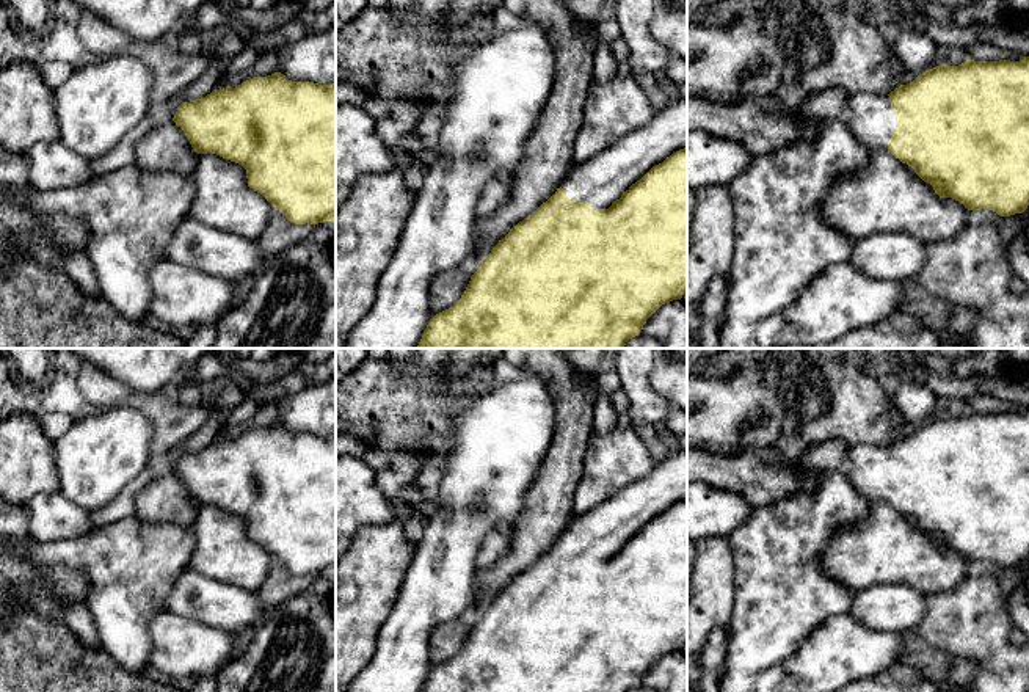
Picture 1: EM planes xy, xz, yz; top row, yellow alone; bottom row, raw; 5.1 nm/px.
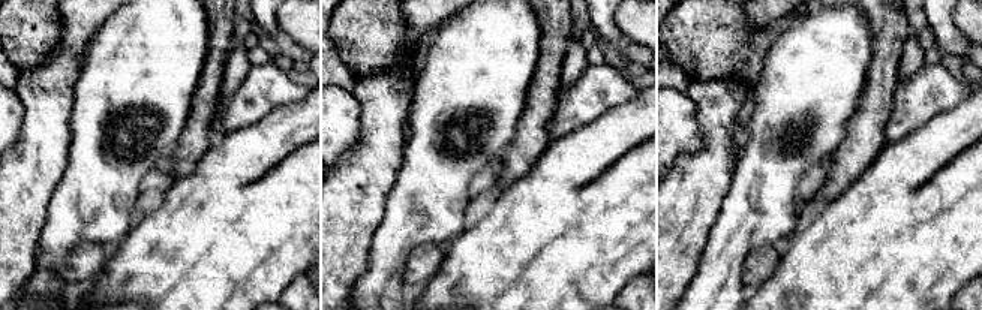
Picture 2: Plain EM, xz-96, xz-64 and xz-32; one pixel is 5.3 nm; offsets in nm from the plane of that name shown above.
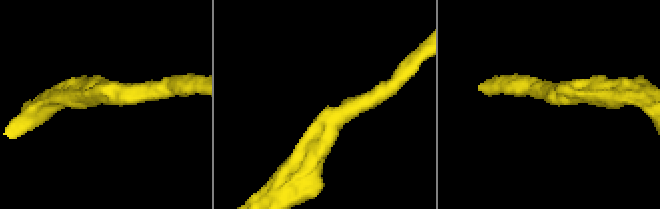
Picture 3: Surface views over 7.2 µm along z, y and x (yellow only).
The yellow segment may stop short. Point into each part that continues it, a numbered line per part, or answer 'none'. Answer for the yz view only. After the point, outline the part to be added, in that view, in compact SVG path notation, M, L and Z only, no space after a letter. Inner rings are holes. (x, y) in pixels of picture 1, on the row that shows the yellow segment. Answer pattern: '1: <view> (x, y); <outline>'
1: yz (869, 116); M861 93L845 102L844 121L867 149L888 151L896 116L888 94Z

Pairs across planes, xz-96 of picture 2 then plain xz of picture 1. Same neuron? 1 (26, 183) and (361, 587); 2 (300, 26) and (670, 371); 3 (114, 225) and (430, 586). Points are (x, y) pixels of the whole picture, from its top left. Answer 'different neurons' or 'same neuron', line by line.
1: same neuron
2: same neuron
3: same neuron

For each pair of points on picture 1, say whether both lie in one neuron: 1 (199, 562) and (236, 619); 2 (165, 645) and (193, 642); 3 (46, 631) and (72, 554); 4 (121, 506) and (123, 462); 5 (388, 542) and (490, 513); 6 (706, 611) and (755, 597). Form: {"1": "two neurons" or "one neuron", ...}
{"1": "two neurons", "2": "one neuron", "3": "two neurons", "4": "two neurons", "5": "two neurons", "6": "two neurons"}

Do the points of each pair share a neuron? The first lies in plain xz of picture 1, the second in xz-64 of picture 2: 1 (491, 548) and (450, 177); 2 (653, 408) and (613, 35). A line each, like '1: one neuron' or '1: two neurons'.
1: two neurons
2: one neuron

